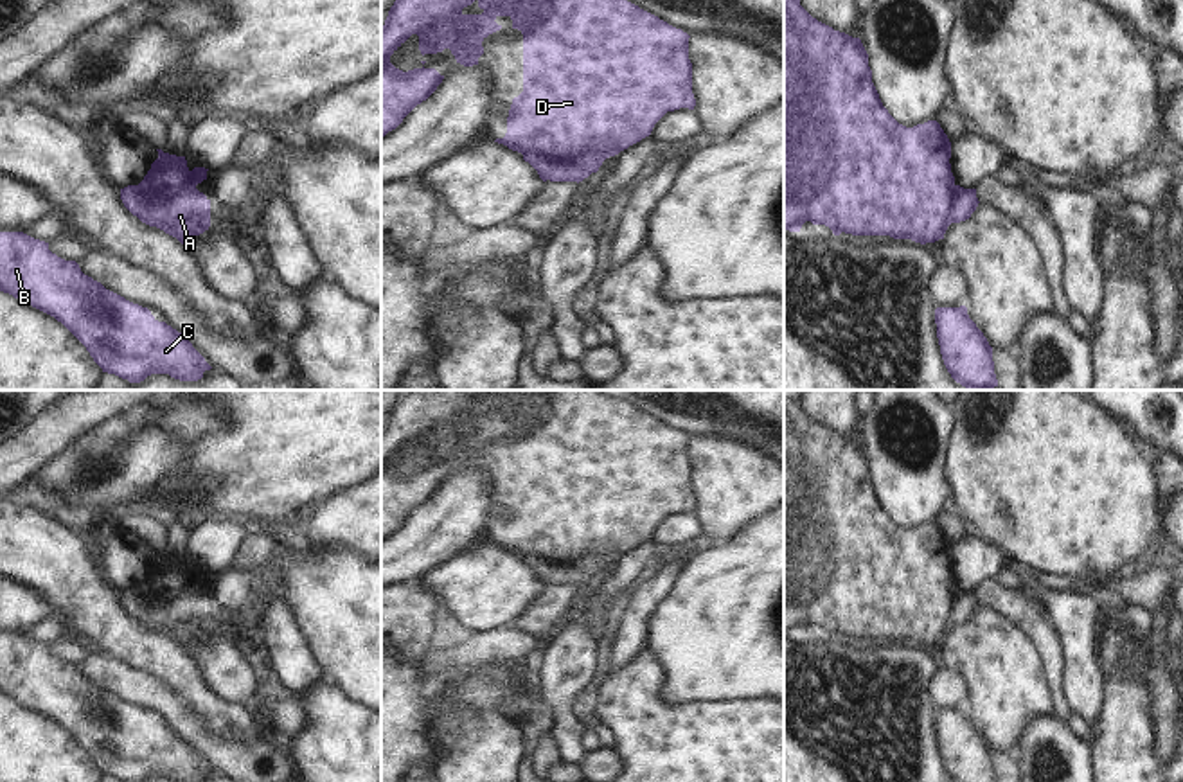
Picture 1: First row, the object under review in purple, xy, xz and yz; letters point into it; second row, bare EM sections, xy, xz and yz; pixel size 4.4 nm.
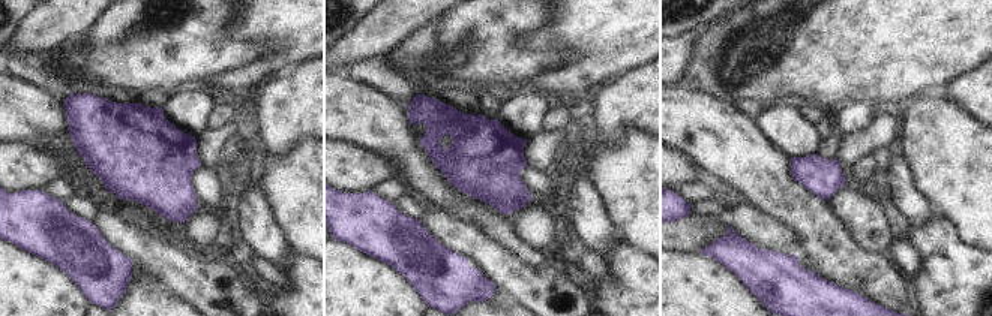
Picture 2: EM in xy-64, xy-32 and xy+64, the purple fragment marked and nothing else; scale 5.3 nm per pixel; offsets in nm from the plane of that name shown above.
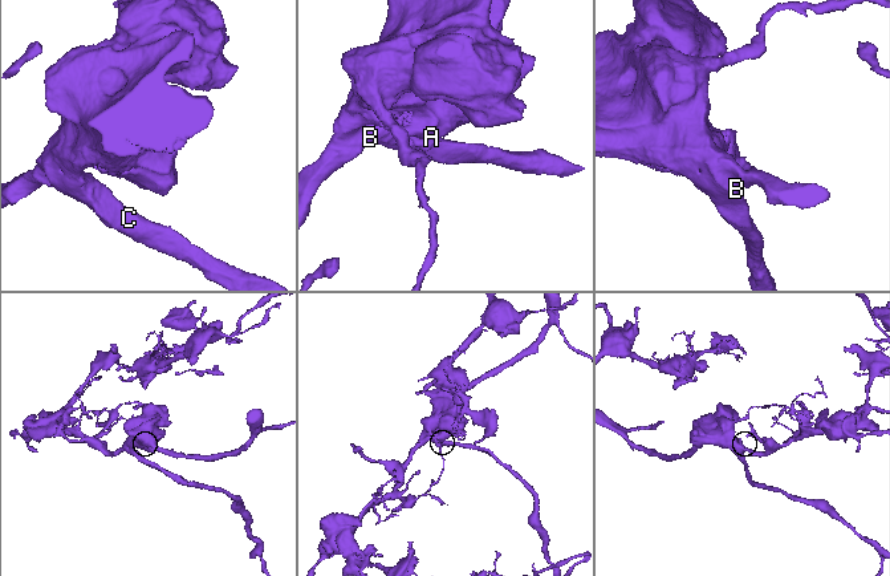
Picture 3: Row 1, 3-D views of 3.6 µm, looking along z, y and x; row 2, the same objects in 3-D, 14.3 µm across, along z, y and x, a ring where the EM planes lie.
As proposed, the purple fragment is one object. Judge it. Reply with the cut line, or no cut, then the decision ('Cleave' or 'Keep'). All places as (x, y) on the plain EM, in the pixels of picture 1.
Split along xz (522, 556), (560, 561), (587, 556), (608, 559). Cleave

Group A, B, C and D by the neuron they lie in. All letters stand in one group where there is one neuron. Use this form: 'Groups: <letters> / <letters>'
Groups: A / B C D

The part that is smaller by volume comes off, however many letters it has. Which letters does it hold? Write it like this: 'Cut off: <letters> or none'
Cut off: A

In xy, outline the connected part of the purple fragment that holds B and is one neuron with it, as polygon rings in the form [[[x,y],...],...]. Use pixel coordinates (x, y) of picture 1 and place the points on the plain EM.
[[[0,635],[0,694],[54,719],[90,755],[102,775],[122,782],[146,782],[151,777],[169,777],[174,782],[201,782],[212,769],[192,746],[165,724],[158,724],[147,710],[133,706],[84,678],[76,663],[65,663],[49,653],[49,645],[23,635]]]

